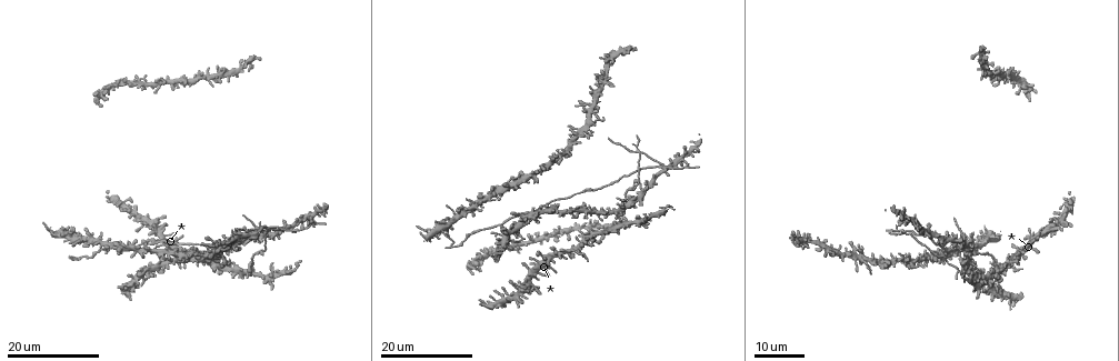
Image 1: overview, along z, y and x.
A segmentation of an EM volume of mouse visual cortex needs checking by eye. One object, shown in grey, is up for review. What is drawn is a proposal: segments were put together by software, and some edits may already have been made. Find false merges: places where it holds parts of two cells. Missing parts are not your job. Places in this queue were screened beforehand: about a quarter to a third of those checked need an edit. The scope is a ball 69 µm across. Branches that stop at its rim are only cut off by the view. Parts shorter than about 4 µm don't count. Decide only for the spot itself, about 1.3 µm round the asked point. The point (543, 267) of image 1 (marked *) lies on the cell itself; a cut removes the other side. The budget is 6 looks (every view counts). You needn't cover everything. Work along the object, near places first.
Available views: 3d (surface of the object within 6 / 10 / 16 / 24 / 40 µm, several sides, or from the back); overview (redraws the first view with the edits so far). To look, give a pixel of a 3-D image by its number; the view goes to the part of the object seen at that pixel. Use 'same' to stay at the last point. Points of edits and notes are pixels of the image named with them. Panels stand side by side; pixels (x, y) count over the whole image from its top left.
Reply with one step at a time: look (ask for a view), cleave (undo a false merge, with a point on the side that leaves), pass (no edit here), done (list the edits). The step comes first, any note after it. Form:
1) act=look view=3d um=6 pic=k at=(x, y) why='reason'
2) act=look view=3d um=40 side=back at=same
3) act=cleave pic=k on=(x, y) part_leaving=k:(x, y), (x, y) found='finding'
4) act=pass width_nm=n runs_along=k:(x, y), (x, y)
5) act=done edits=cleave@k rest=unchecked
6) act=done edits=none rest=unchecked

act=look view=3d um=16 pic=1 at=(517, 230) why='small branch off a trunk'

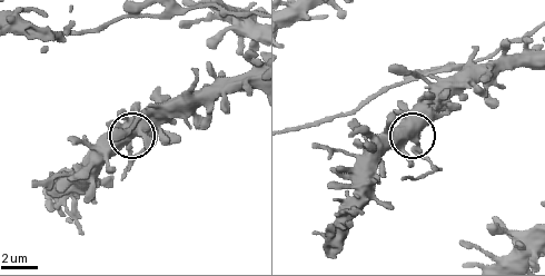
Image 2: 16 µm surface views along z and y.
act=look view=3d um=10 pic=2 at=(411, 137)

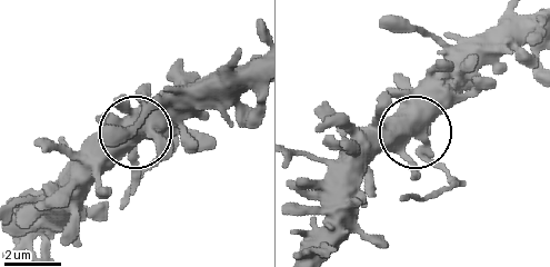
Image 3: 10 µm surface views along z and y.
act=pass side_arm_um=6 found='all the same cell'

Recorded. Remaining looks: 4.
act=look view=3d um=24 pic=1 at=(70, 243)

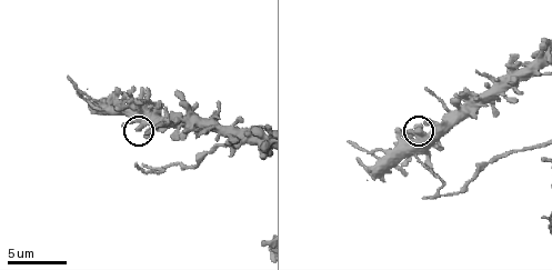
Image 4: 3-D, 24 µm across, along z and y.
act=look view=3d um=10 pic=4 at=(419, 130)

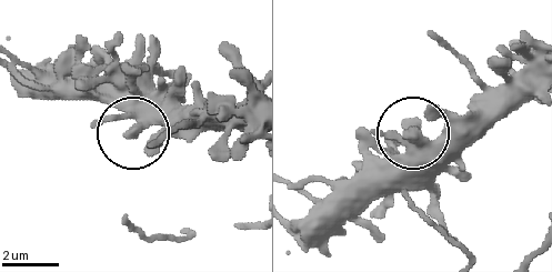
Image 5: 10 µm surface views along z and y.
act=look view=3d um=10 side=back pic=5 at=(131, 126) why='from behind'

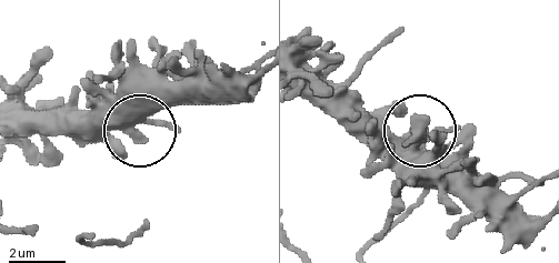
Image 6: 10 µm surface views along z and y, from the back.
act=pass side_arm_um=9 found='one cell here'

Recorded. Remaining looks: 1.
act=done edits=none rest=unchecked

